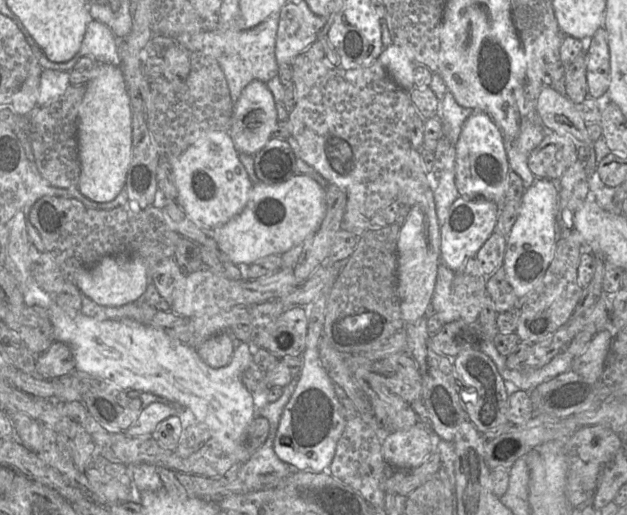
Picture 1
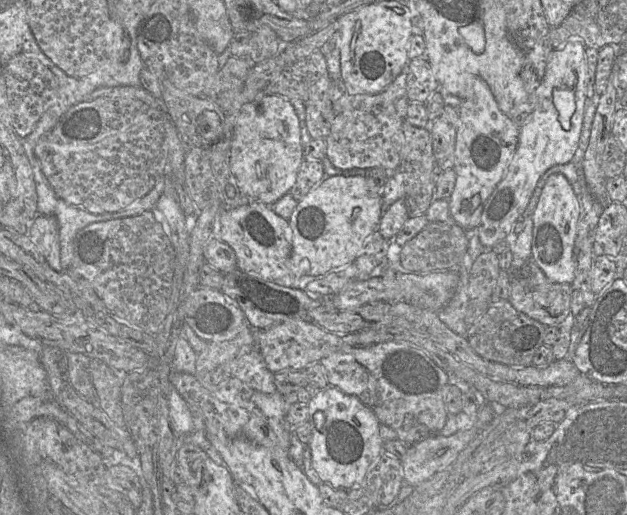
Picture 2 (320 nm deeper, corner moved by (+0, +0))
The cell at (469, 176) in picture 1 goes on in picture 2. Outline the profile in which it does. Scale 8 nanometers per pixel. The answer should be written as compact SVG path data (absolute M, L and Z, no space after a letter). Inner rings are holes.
M482 79L475 80L472 96L462 101L459 112L453 167L457 177L449 209L454 222L470 231L479 225L487 199L505 174L517 148L521 127L501 111L489 85Z

